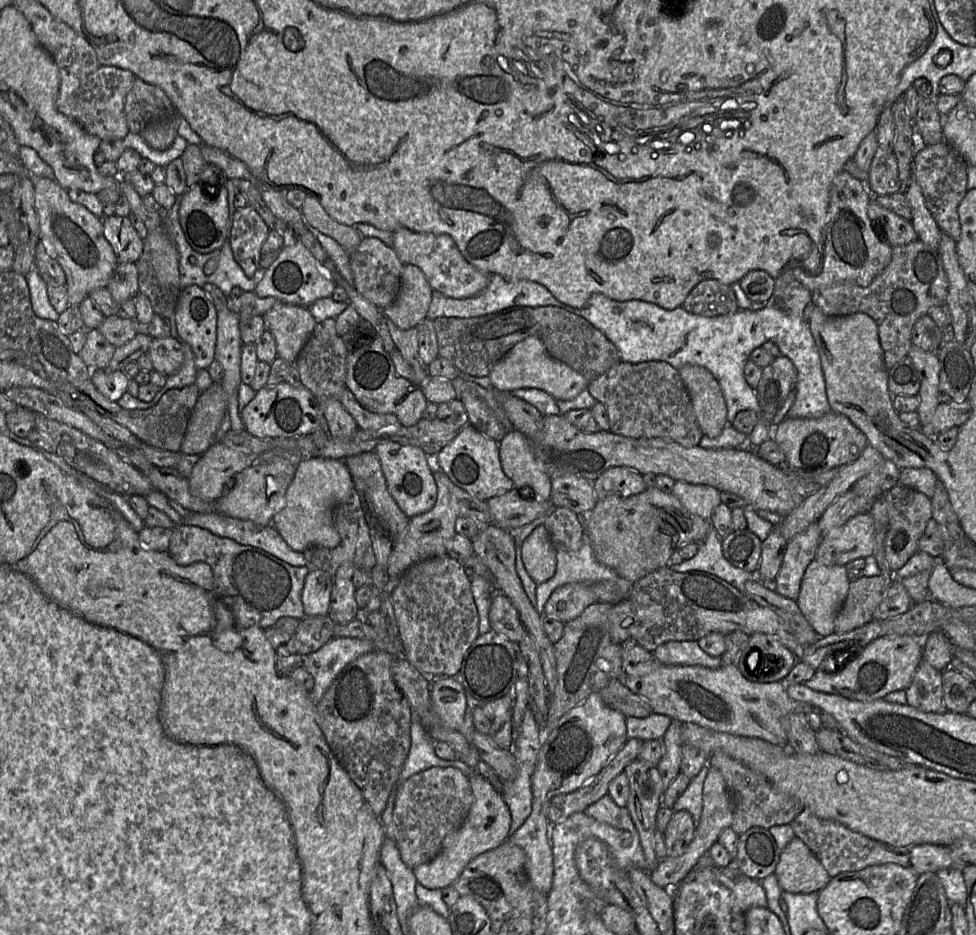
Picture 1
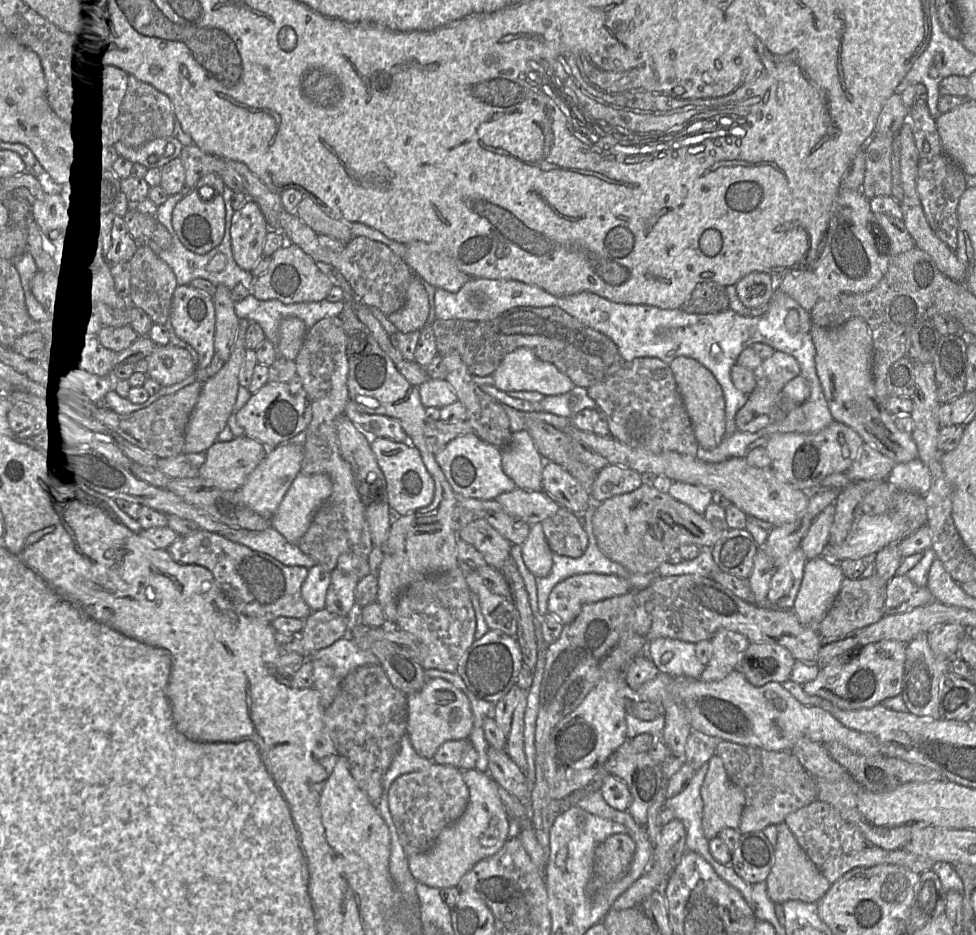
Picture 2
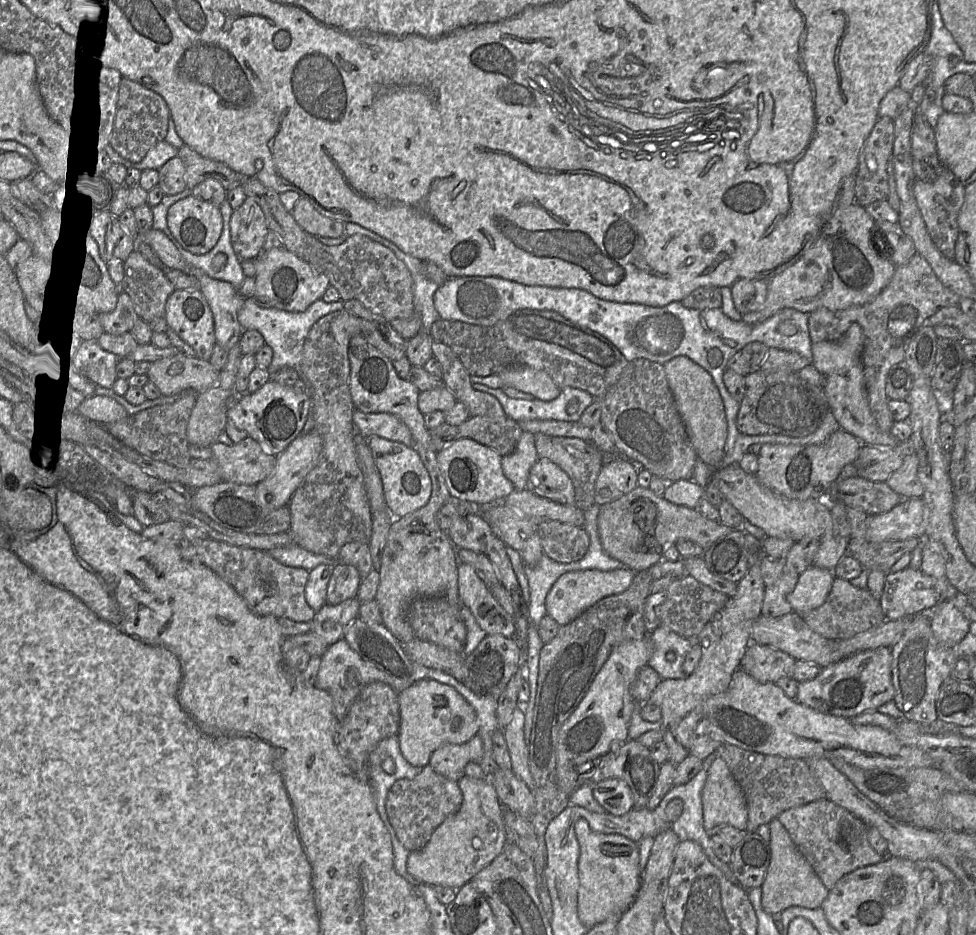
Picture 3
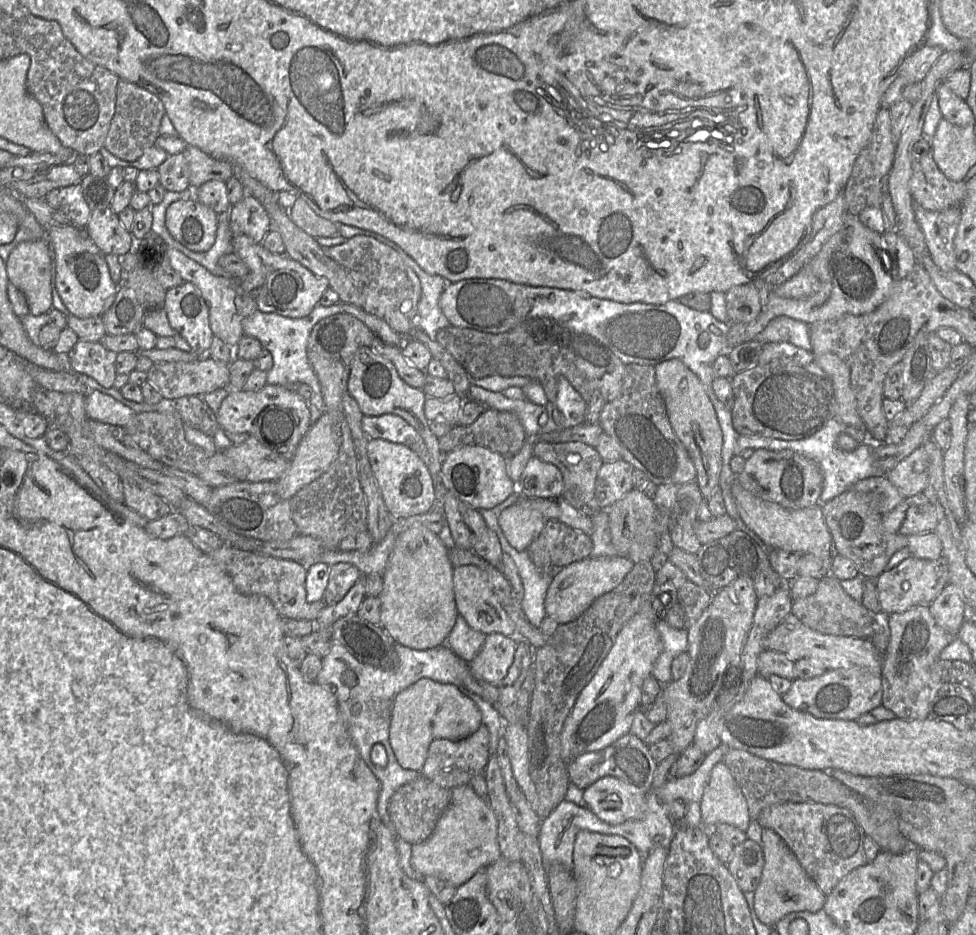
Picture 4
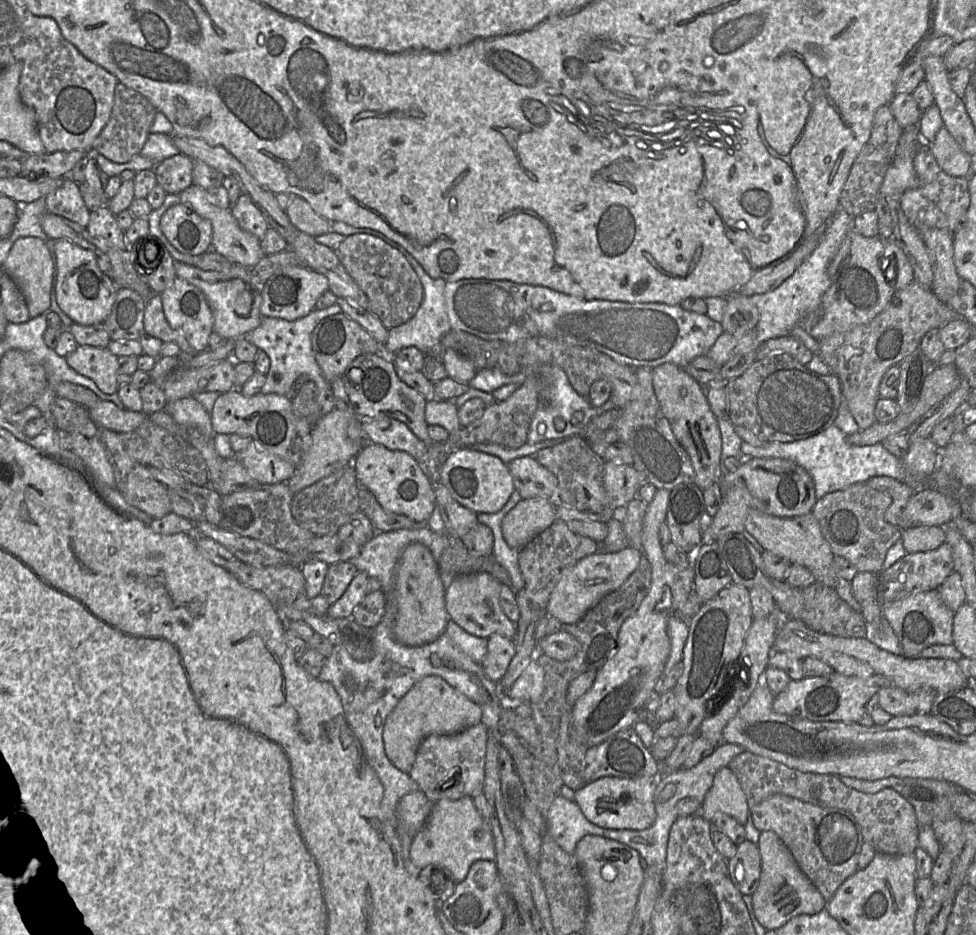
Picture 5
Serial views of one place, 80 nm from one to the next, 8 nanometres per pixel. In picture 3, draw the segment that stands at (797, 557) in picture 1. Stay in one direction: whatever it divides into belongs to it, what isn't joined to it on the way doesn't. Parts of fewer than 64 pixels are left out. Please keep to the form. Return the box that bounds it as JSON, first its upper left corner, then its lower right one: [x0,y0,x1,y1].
[761,569,799,617]

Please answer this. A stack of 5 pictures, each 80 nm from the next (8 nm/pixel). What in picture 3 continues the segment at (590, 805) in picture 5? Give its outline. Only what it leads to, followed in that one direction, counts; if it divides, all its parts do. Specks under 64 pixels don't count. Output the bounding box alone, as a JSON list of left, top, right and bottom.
[593,779,634,816]

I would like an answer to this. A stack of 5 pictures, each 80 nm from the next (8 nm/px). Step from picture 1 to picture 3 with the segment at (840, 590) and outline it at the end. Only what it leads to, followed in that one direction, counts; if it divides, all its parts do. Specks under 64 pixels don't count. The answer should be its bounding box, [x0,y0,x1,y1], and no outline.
[788,565,835,616]

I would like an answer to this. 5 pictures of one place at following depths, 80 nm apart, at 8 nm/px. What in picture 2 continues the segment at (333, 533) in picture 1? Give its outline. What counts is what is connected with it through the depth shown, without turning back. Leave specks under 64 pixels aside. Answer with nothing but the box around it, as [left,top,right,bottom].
[271,473,332,544]

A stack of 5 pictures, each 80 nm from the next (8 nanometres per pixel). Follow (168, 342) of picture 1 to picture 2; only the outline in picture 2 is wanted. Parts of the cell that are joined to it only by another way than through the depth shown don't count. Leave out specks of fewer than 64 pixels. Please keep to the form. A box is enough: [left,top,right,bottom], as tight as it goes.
[145,344,209,386]

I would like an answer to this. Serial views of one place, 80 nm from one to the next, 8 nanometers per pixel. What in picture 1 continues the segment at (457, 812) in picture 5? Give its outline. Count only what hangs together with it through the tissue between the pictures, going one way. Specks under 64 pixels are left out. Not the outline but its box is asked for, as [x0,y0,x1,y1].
[412,772,511,889]

